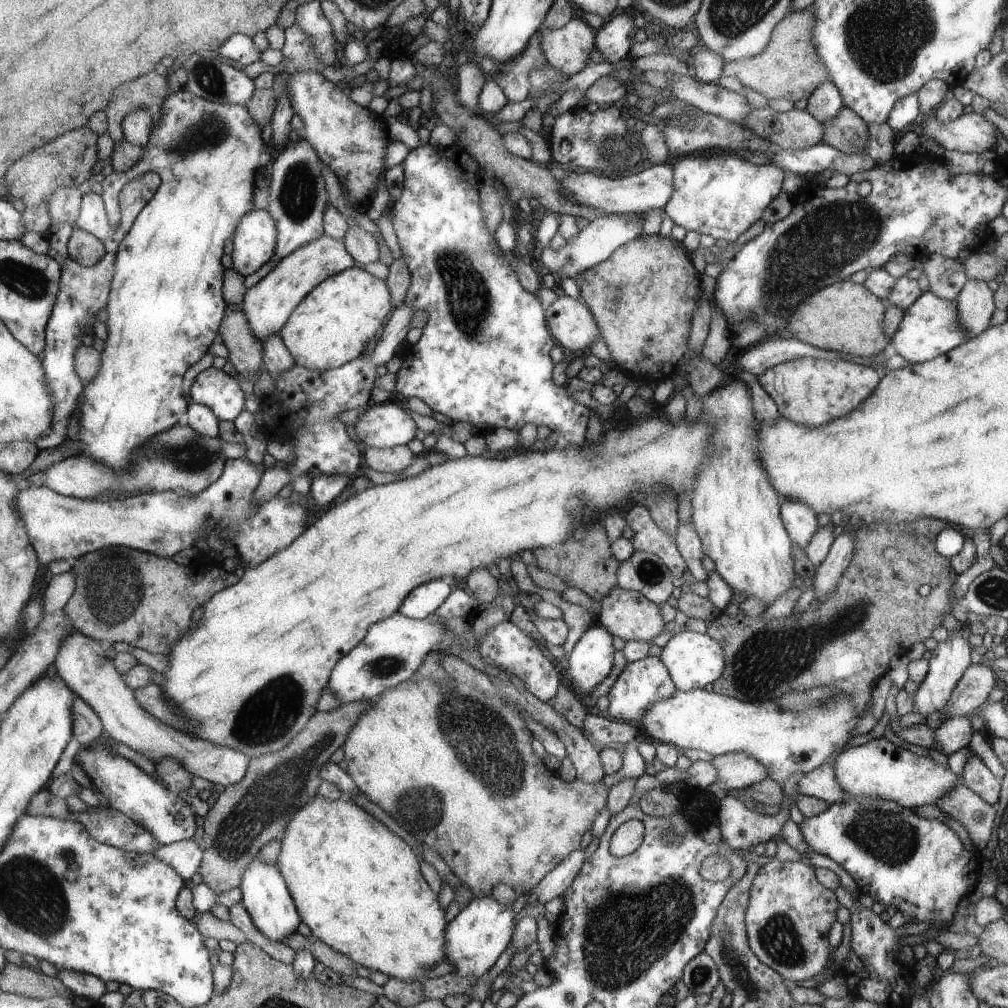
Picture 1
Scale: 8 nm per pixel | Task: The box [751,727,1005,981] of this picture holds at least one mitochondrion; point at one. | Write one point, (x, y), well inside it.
(887, 836)

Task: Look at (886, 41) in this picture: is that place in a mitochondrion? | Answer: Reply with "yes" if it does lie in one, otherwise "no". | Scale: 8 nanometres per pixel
yes

